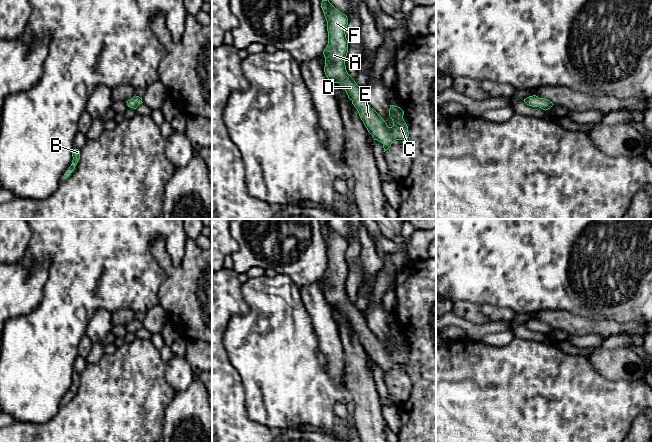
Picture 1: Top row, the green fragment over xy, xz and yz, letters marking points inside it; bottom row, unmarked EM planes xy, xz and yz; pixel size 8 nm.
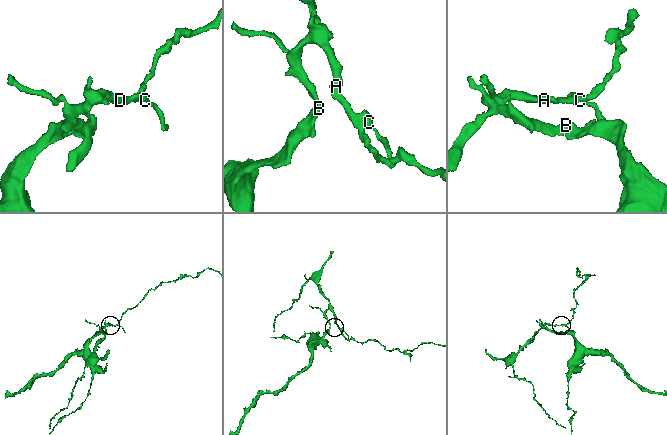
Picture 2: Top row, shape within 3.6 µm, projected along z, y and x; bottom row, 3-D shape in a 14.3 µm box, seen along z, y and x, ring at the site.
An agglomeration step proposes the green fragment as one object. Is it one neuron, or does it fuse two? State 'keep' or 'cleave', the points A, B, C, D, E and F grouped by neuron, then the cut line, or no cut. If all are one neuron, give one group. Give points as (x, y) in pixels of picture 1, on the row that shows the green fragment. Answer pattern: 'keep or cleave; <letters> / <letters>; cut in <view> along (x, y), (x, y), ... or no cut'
keep; A B C D E F; no cut

